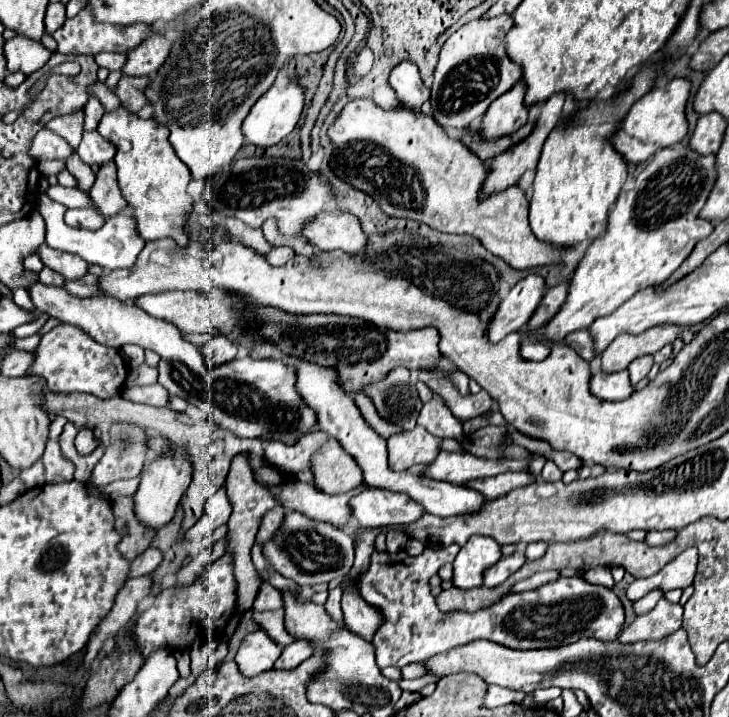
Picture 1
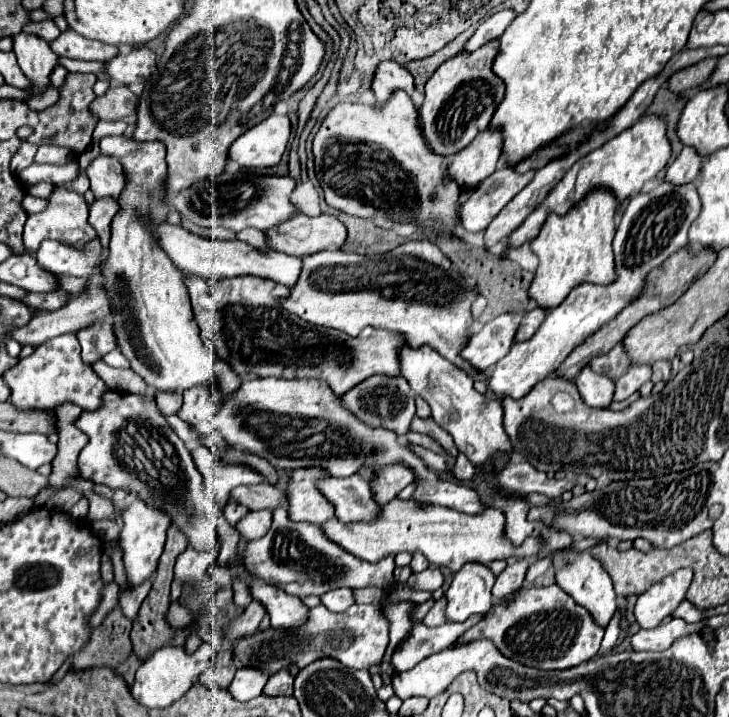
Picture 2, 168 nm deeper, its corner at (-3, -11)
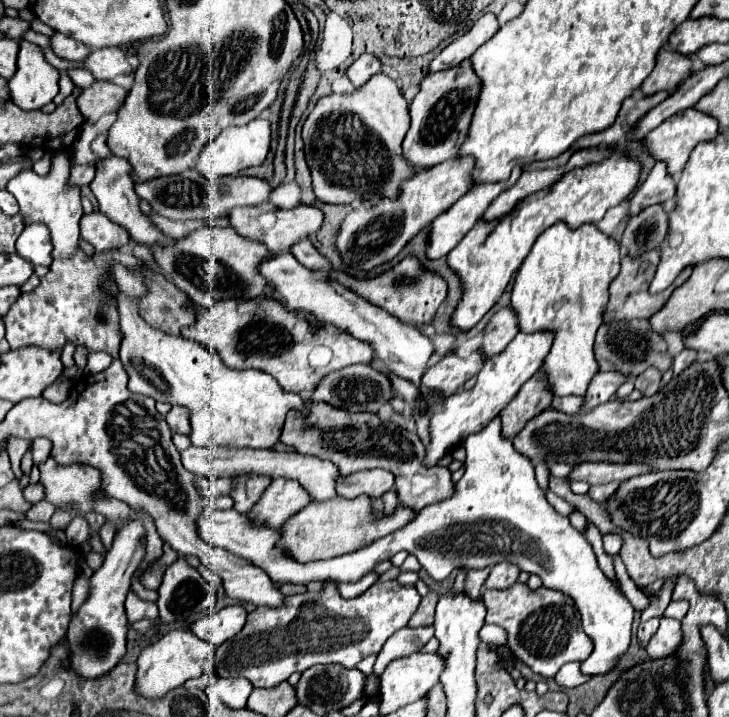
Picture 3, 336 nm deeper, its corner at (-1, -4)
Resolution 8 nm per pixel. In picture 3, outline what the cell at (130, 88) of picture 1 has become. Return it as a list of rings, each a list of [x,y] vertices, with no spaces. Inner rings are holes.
[[[94,82],[84,88],[76,100],[76,106],[86,122],[98,122],[100,116],[116,112],[126,98],[126,90],[112,82]]]

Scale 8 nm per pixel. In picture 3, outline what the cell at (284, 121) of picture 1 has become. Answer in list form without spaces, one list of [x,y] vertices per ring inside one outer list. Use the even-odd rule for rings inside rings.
[[[256,118],[244,126],[226,128],[216,140],[204,144],[200,156],[196,158],[194,170],[198,170],[208,180],[217,179],[220,176],[236,176],[244,168],[260,166],[268,150],[270,150],[270,122],[264,118]]]

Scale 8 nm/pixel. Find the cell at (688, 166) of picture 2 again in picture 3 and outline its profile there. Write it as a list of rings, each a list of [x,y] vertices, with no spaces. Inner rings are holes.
[[[664,162],[656,164],[642,186],[638,186],[628,200],[628,216],[636,216],[636,212],[642,212],[646,206],[652,204],[664,204],[670,202],[676,196],[676,184],[672,176],[668,176]]]

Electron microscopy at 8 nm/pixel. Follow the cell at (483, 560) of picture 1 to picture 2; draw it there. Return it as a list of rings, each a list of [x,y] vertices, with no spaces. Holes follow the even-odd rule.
[[[466,563],[452,579],[448,591],[446,591],[446,599],[448,599],[448,607],[446,607],[446,617],[448,621],[466,621],[470,615],[474,613],[486,613],[492,605],[492,585],[496,581],[496,575],[482,563]]]

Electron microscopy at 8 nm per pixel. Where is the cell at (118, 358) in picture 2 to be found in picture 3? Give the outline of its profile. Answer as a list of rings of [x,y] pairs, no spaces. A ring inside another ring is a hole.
[[[90,354],[88,356],[88,364],[86,364],[86,372],[90,374],[98,374],[104,368],[108,368],[108,364],[112,362],[112,358],[108,354]]]

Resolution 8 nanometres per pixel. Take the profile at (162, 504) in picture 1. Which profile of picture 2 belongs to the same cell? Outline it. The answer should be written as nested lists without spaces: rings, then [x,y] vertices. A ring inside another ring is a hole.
[[[136,499],[122,513],[122,521],[124,521],[124,527],[120,531],[120,547],[122,547],[128,581],[134,585],[140,585],[154,573],[154,569],[158,565],[158,559],[160,559],[160,555],[164,551],[164,543],[166,543],[166,531],[170,529],[170,517],[166,515],[166,511],[158,511],[156,507],[142,503],[142,499]]]

